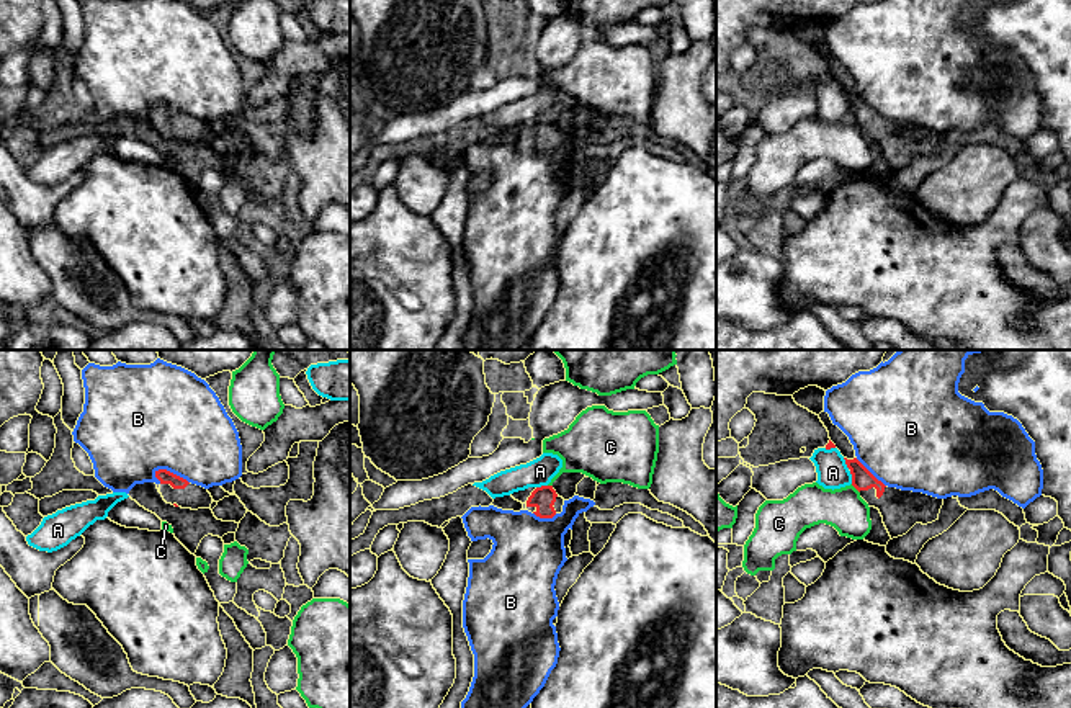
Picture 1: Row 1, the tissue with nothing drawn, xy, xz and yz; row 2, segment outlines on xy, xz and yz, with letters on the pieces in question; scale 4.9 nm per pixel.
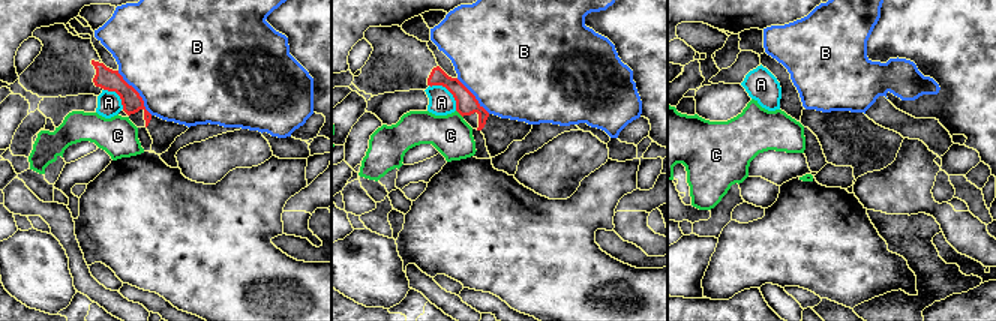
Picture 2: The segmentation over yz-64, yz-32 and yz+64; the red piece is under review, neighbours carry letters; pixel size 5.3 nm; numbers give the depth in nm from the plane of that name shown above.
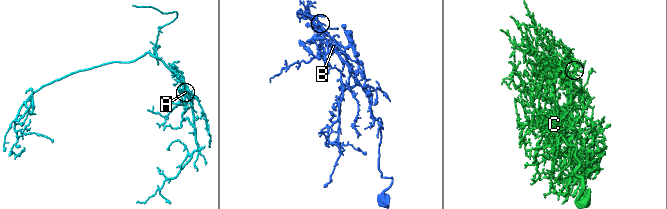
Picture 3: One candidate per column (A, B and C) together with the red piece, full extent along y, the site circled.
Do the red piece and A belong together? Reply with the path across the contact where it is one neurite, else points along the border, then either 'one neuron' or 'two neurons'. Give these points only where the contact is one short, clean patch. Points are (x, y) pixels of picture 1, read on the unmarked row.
along yz (849, 105), (852, 116) | two neurons

